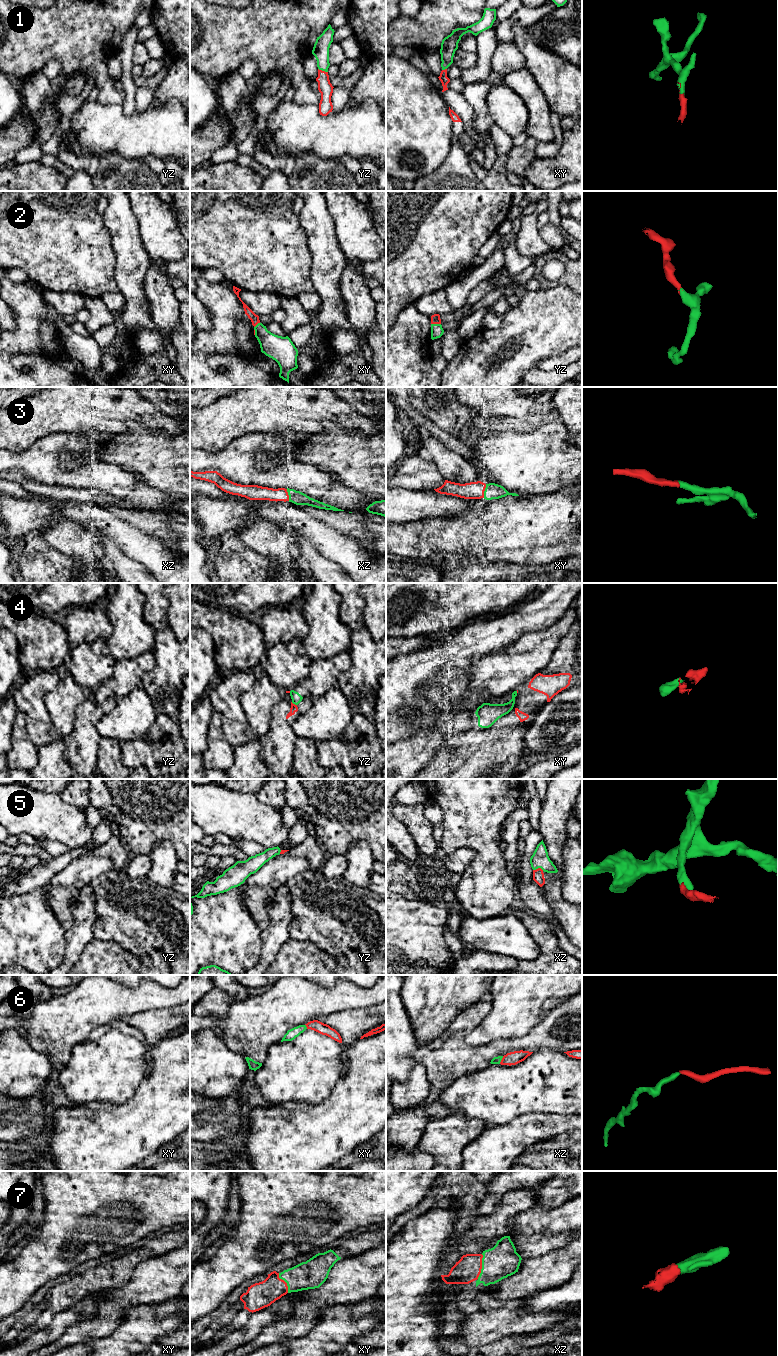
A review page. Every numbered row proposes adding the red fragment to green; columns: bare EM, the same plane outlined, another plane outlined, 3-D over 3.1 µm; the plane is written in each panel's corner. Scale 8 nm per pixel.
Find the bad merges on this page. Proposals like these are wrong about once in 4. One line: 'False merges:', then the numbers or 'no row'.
False merges: 4

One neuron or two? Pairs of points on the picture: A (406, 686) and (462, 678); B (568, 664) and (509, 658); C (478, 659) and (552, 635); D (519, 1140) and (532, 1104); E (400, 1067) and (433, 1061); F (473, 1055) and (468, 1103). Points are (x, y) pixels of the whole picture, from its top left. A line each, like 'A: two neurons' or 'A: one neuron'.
A: one neuron
B: two neurons
C: one neuron
D: two neurons
E: one neuron
F: two neurons

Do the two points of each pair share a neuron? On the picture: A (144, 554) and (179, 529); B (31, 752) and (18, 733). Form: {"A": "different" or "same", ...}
{"A": "different", "B": "same"}

